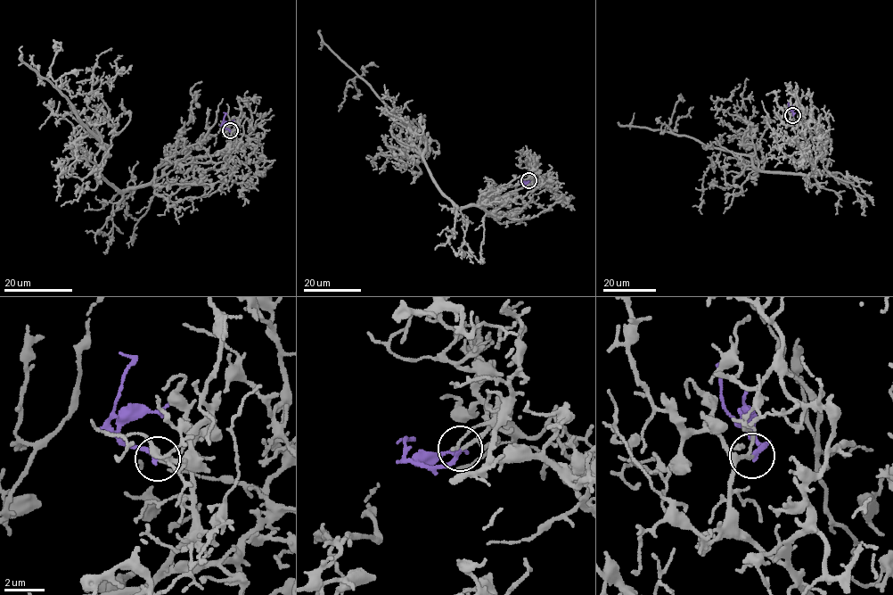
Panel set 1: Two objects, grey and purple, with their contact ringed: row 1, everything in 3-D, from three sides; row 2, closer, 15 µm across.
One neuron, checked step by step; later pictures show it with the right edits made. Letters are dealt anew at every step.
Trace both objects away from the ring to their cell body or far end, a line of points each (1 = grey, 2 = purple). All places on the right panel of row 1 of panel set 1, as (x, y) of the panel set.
1: (792, 115), (790, 122), (813, 162), (810, 175), (757, 169), (749, 157), (632, 127), (634, 112)
2: (792, 115), (788, 103)

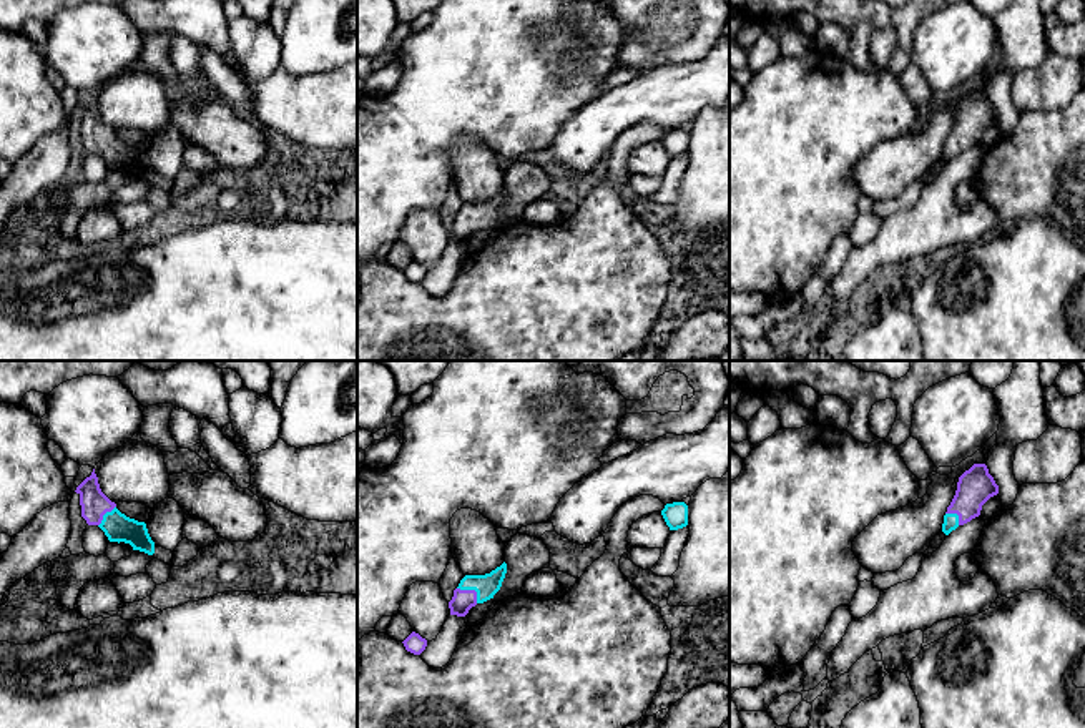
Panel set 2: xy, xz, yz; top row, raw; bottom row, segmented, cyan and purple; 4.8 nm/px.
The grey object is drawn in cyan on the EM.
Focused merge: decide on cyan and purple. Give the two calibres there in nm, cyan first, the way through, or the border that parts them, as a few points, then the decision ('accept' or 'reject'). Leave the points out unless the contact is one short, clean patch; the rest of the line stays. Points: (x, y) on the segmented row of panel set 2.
110 nm thick on the cyan side, 110 nm on the other; runs through xz (486, 585), (472, 589), (462, 600); accept

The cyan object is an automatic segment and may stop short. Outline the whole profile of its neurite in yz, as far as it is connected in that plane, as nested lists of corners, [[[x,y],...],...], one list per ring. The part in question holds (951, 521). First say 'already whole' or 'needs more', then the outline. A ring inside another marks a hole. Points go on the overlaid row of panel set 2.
needs more; [[[974,464],[957,482],[955,495],[944,515],[942,532],[949,535],[959,525],[980,515],[982,505],[999,494],[999,485],[985,464]]]

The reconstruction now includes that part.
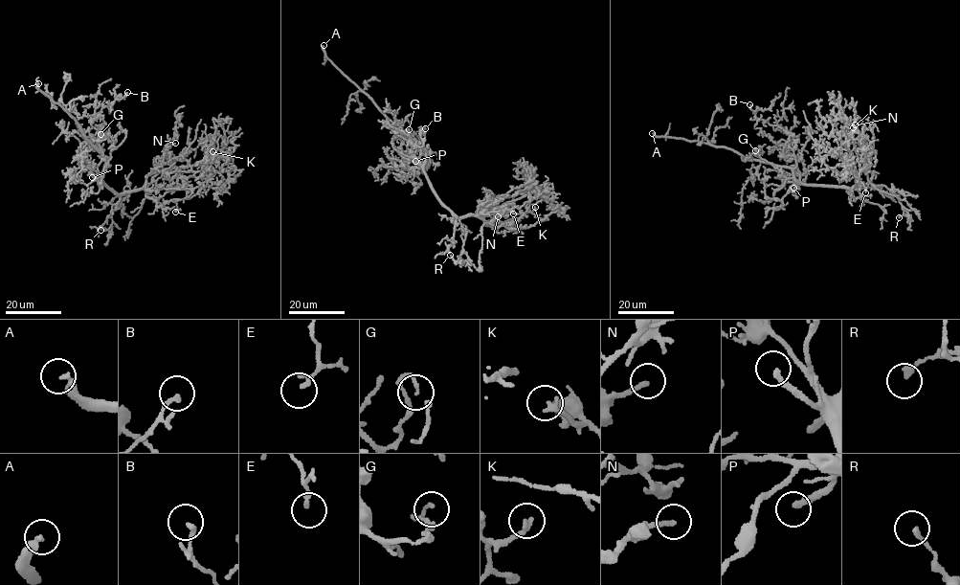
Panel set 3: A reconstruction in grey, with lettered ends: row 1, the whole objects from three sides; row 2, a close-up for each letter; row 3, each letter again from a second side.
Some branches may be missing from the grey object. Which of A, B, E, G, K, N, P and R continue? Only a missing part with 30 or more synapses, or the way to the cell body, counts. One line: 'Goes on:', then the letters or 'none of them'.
Goes on: A, N, P

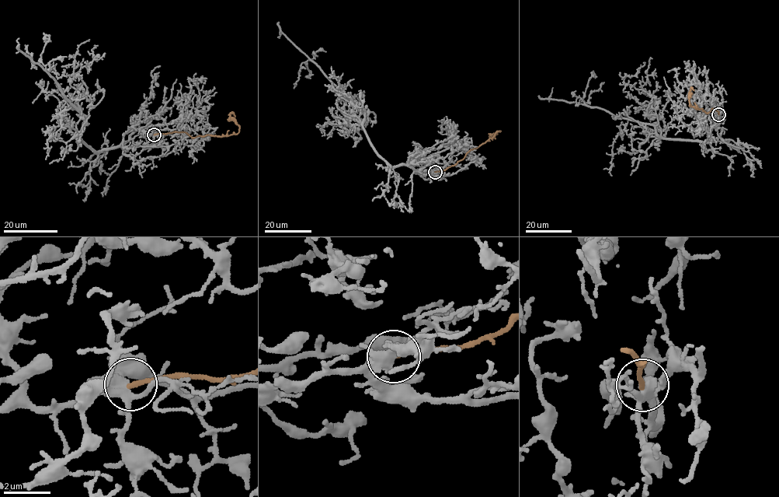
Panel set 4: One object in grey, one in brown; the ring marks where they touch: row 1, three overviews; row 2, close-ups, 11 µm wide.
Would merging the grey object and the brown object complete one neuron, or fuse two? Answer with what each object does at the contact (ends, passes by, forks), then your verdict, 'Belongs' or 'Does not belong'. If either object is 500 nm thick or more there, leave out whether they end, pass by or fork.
At the ring grey forks. At the ring brown ends. Does not belong

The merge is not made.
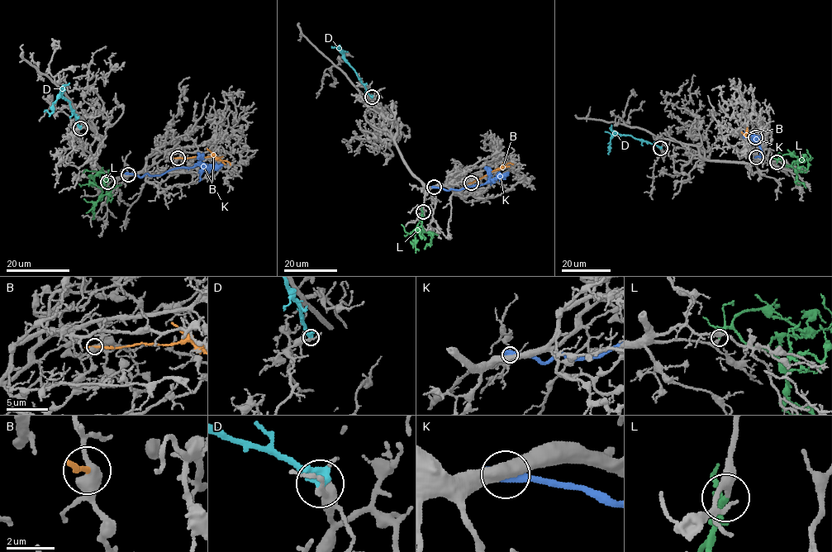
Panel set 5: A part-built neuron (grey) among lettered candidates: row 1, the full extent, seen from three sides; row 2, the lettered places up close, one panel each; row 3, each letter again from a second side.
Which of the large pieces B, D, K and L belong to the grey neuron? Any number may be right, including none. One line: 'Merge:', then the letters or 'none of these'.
Merge: L

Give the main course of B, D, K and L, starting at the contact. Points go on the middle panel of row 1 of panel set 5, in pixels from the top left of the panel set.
B: (471, 183), (509, 163), (513, 164)
D: (372, 97), (339, 47), (331, 47)
K: (434, 187), (461, 189), (492, 182), (509, 173)
L: (422, 211), (423, 230), (430, 233), (431, 240), (424, 248), (427, 245)

